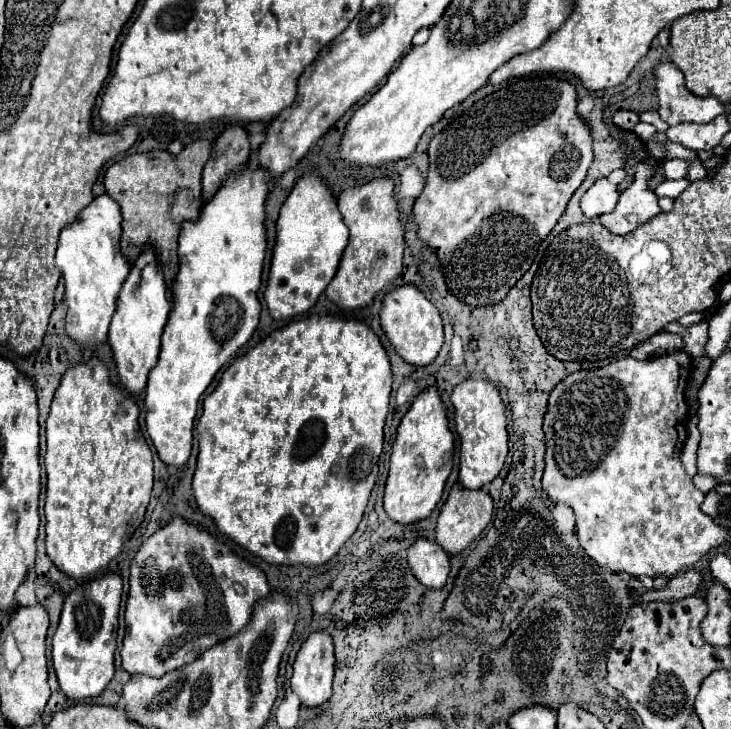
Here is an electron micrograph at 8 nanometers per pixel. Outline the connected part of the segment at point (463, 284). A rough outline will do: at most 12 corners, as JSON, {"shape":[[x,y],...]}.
{"shape":[[510,80],[432,138],[414,204],[500,302],[592,164],[574,84]]}

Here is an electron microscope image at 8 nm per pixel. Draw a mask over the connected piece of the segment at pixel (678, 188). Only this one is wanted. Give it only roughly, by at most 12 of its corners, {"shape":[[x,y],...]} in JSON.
{"shape":[[666,180],[656,188],[658,196],[678,198],[690,180]]}

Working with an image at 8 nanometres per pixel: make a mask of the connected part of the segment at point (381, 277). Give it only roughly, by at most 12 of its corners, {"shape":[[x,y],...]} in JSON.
{"shape":[[394,182],[338,196],[350,230],[326,296],[372,304],[402,270]]}

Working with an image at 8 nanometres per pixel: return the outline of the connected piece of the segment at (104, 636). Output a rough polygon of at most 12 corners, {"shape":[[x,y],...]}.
{"shape":[[120,574],[64,600],[52,662],[70,700],[114,676]]}

